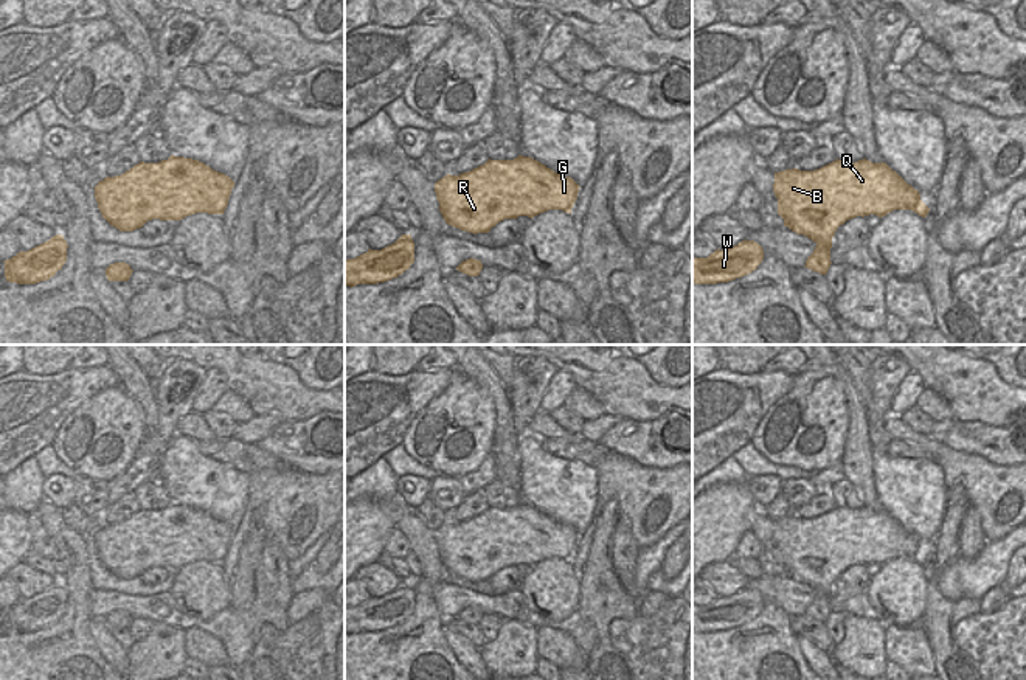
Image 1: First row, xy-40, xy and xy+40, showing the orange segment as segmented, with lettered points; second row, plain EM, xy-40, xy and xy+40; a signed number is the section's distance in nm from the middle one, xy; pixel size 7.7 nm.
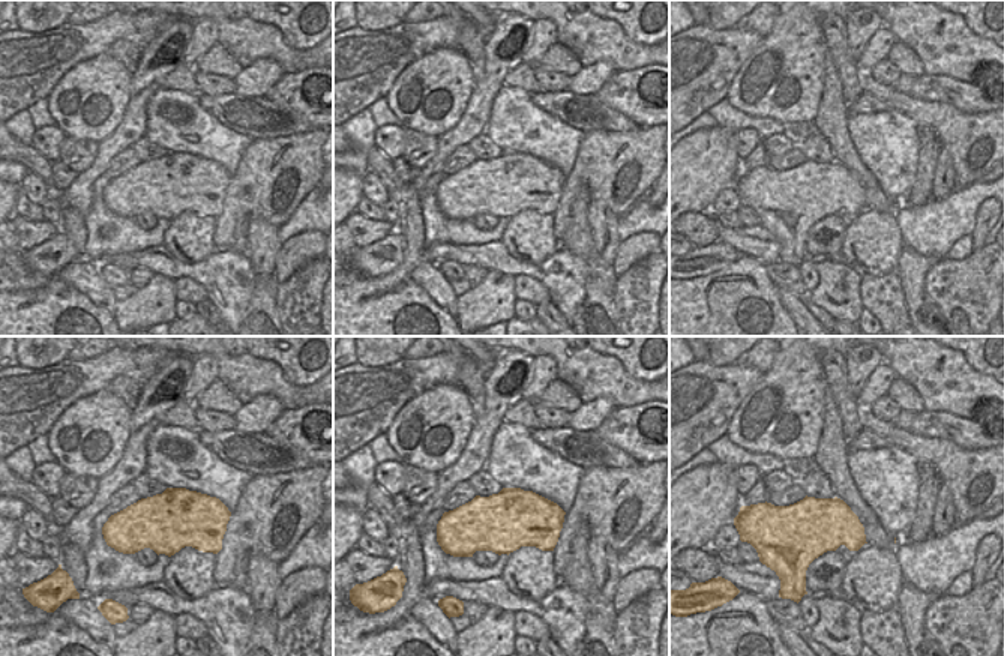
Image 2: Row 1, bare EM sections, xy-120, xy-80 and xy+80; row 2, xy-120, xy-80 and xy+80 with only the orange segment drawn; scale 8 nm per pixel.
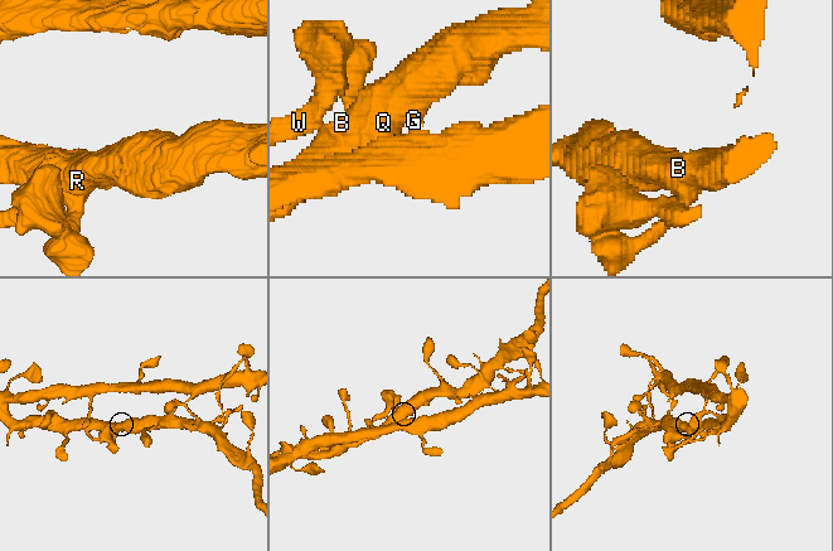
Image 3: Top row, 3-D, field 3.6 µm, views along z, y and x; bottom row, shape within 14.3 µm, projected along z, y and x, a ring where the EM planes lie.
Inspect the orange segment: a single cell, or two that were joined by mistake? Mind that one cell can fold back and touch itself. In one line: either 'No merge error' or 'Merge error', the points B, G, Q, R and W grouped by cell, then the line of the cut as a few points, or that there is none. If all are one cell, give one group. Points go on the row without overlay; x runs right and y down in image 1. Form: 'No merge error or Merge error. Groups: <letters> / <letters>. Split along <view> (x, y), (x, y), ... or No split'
No merge error. Groups: B G Q R W. No split.

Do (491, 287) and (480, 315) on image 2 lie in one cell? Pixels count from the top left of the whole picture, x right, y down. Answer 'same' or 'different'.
same

